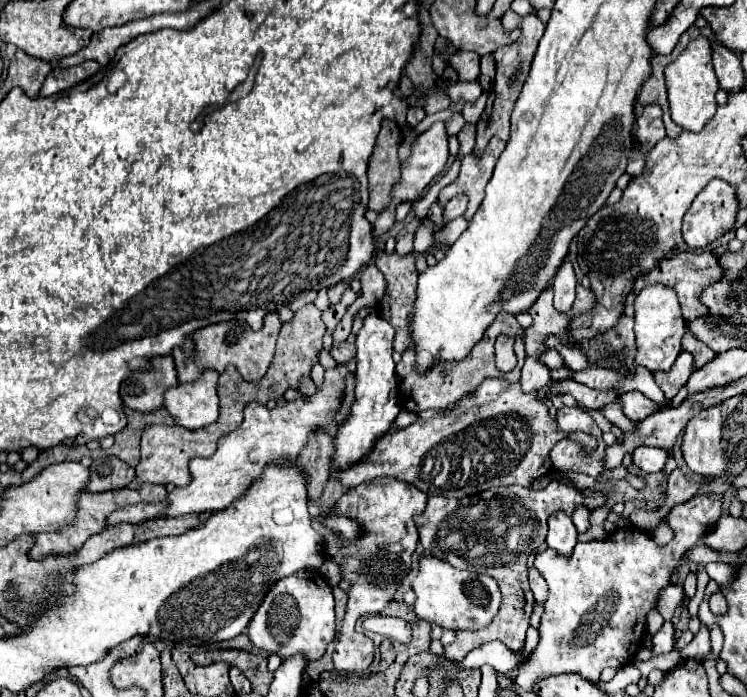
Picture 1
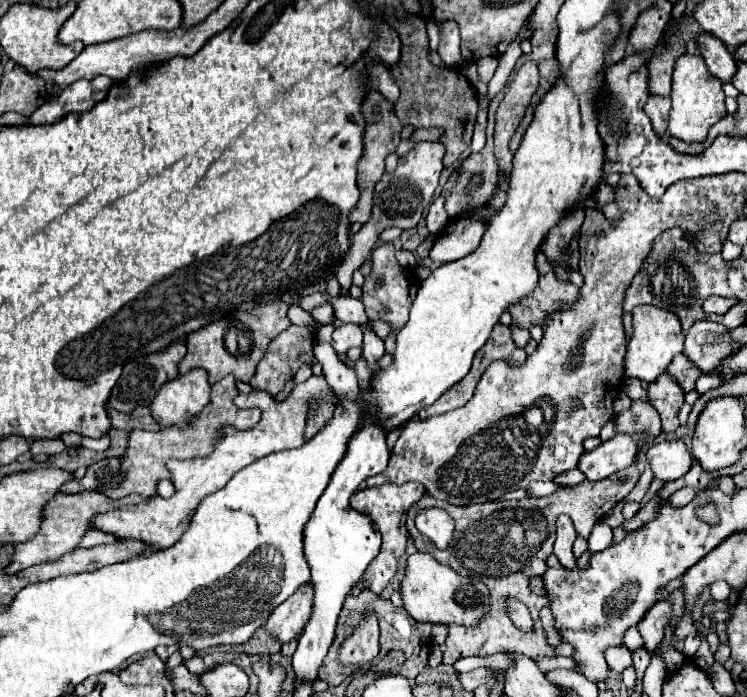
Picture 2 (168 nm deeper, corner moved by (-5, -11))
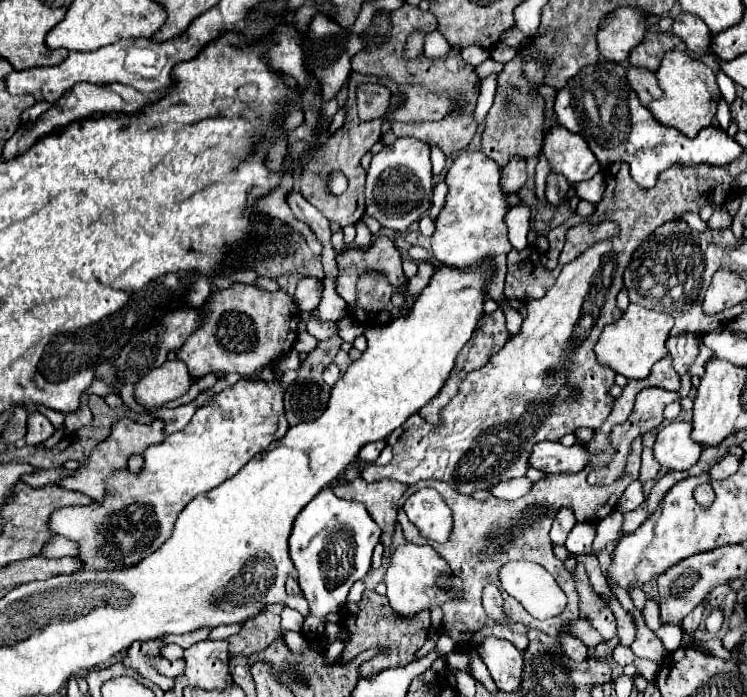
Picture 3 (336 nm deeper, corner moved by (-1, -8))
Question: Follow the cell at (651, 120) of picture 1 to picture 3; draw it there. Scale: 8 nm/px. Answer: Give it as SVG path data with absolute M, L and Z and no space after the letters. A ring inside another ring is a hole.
M627 65L627 81L643 105L649 105L653 97L661 97L661 89L657 87L655 73L649 69Z

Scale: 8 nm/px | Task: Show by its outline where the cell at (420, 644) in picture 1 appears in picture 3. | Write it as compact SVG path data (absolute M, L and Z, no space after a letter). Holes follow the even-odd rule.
M365 589L363 599L359 603L347 603L341 609L341 625L347 629L349 637L353 637L347 643L347 647L341 653L341 657L339 657L343 663L351 661L361 651L367 651L371 647L379 647L383 651L383 653L378 654L361 665L359 668L361 676L378 673L389 667L411 663L413 661L413 653L425 643L427 631L431 627L429 611L421 611L421 613L417 613L413 617L401 617L399 613L395 613L391 608L386 596L377 595L375 591L369 591L369 589Z

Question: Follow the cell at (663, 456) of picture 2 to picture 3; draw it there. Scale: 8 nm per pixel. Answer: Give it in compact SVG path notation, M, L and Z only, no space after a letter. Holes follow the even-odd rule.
M673 421L659 431L653 451L663 467L683 471L699 461L703 447L691 439L691 429L687 421Z

